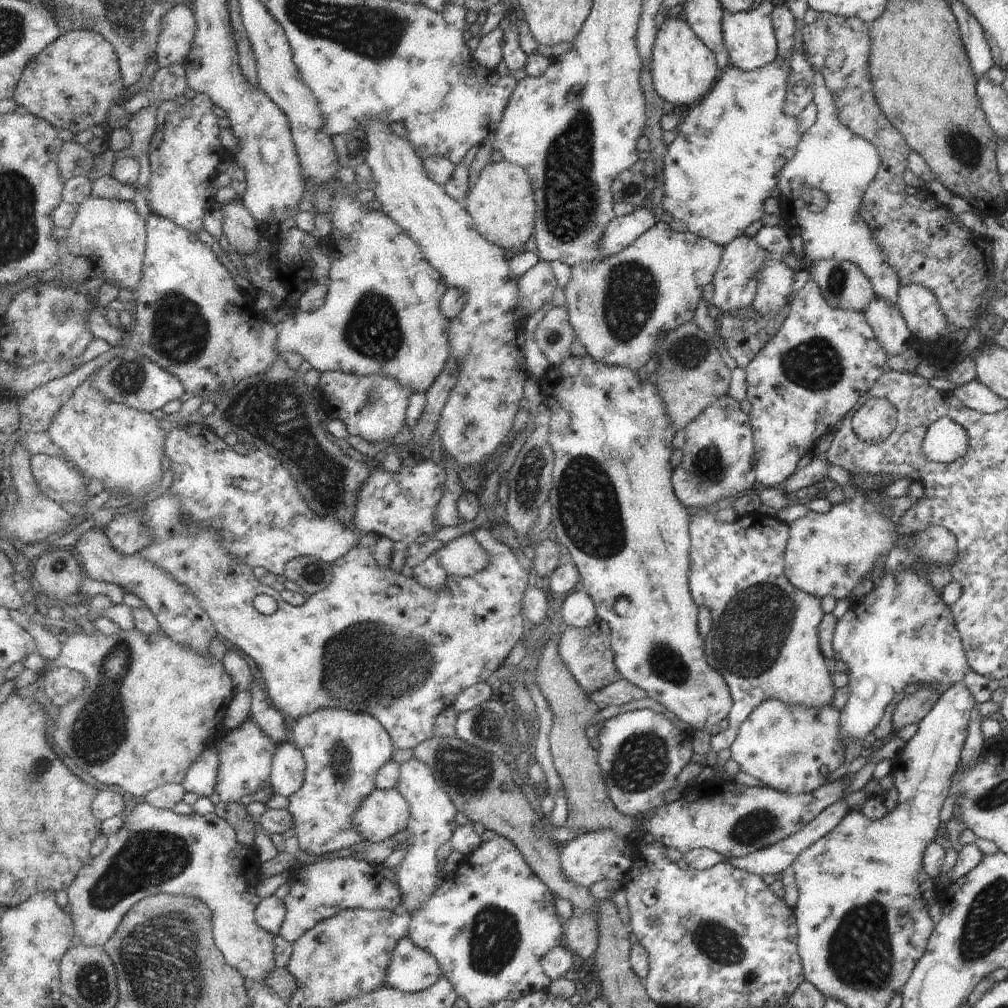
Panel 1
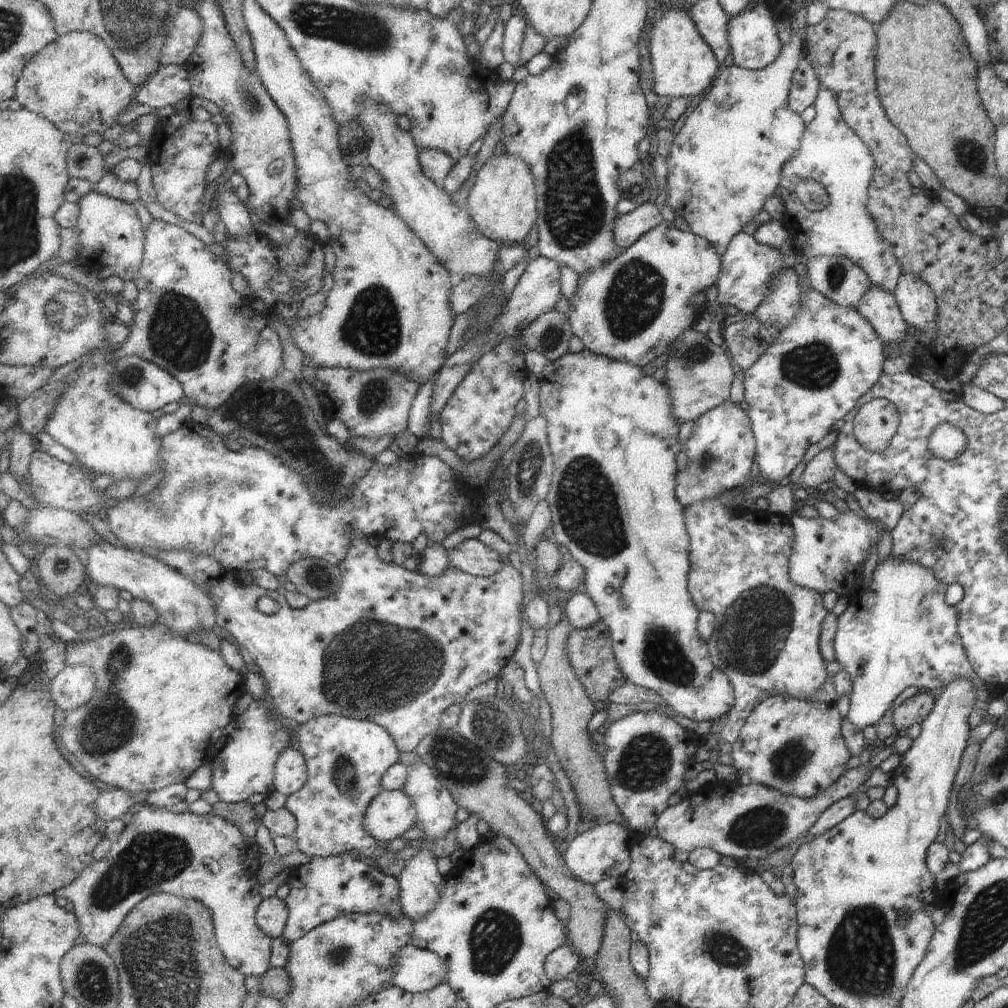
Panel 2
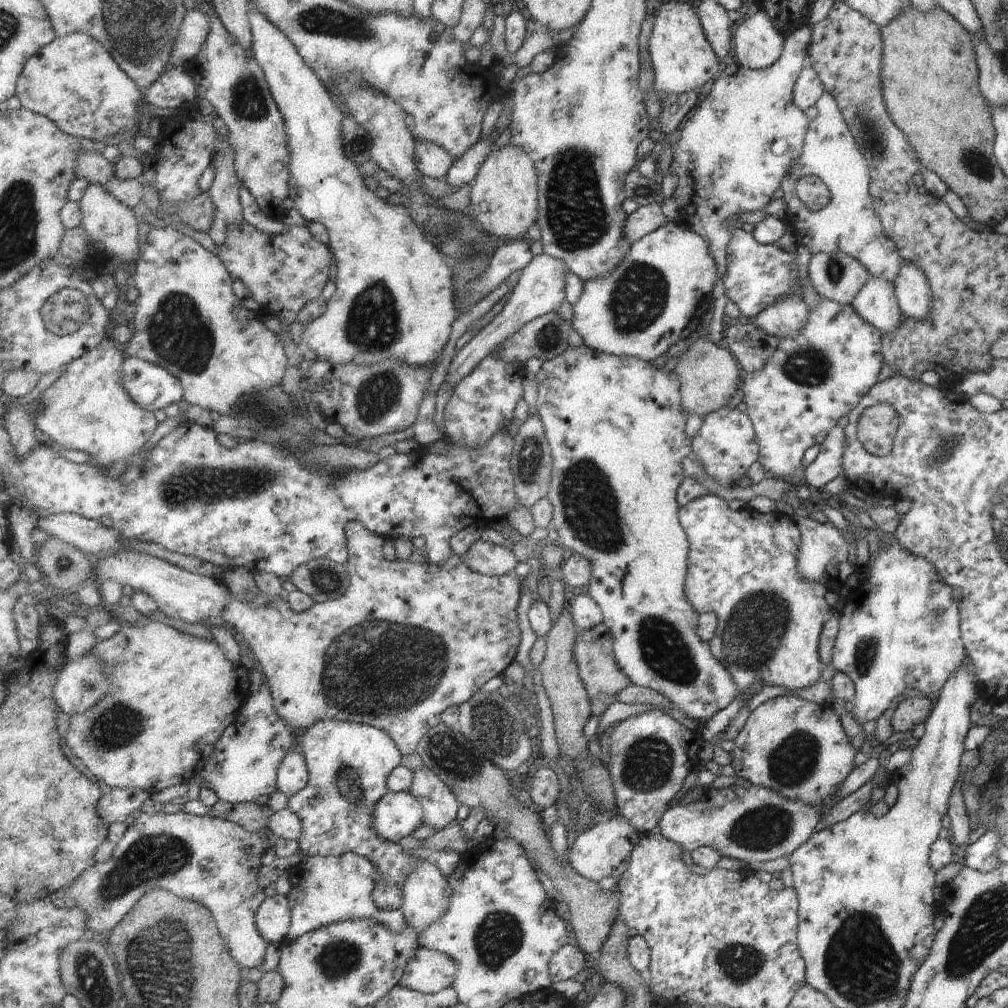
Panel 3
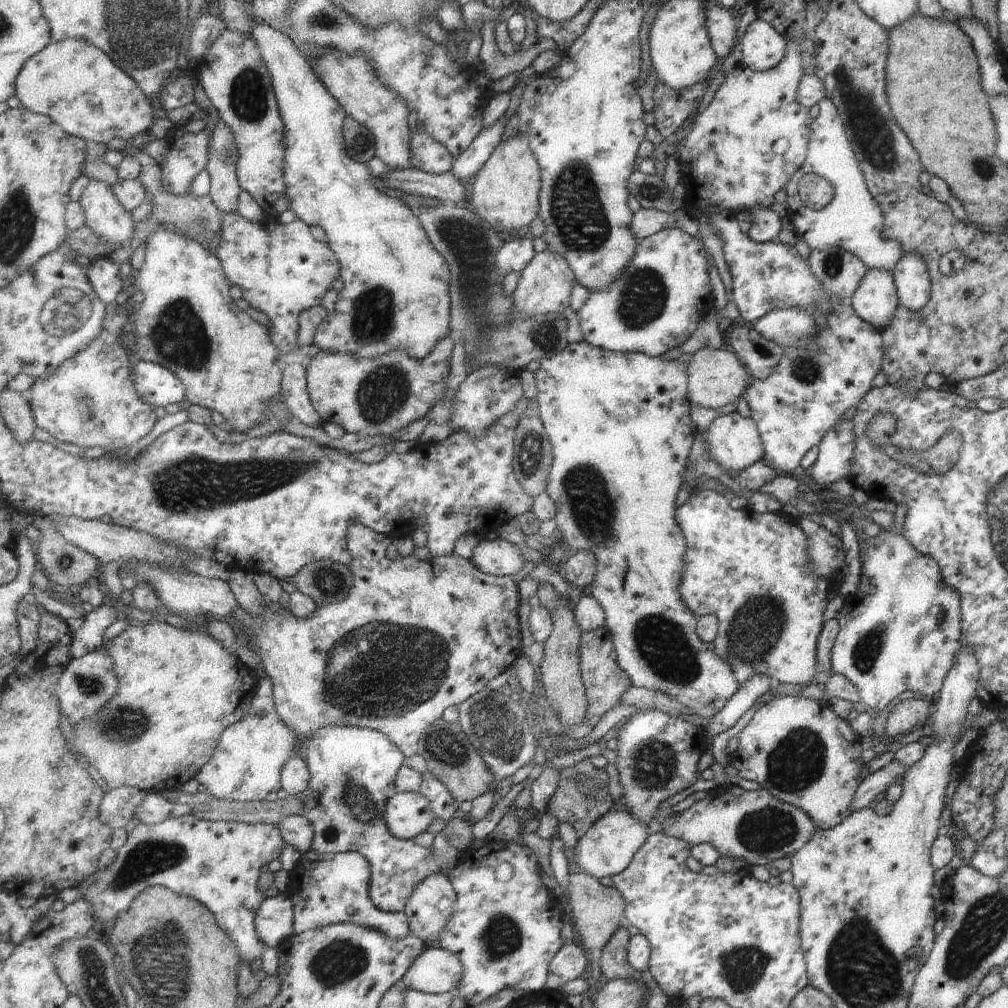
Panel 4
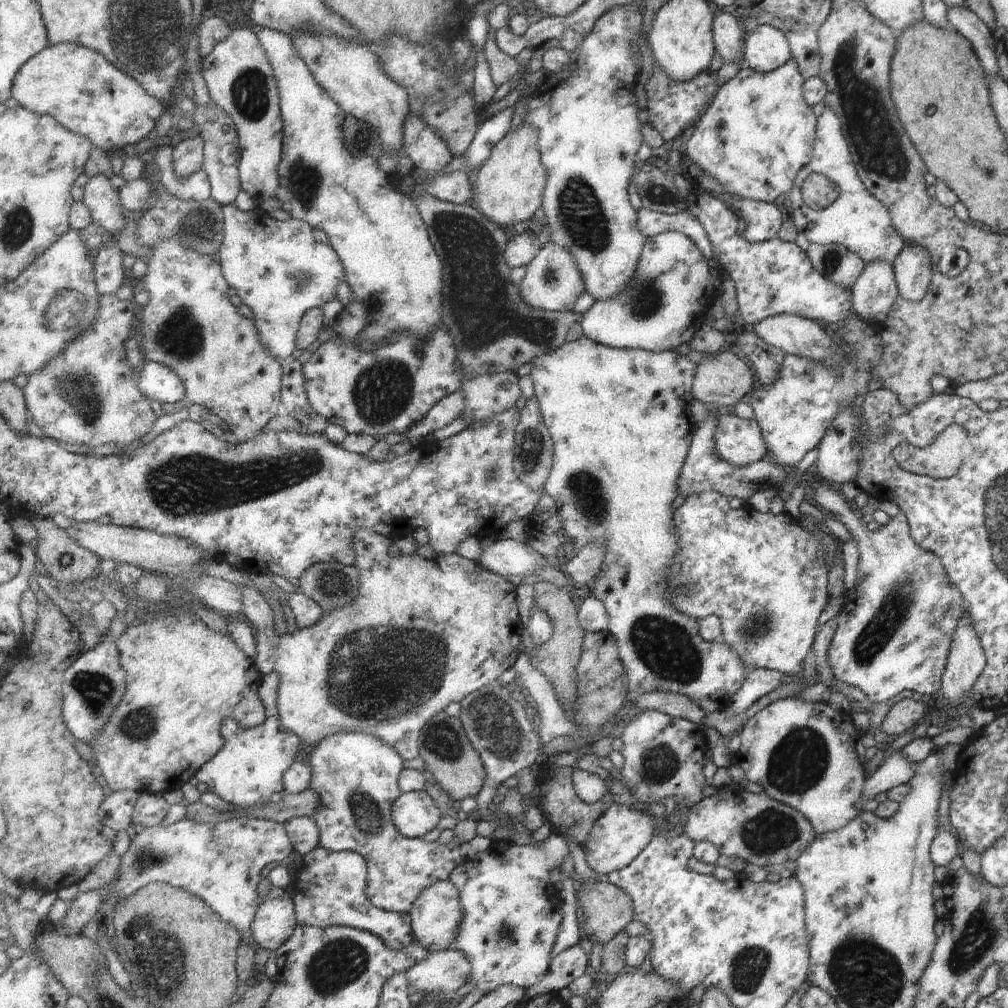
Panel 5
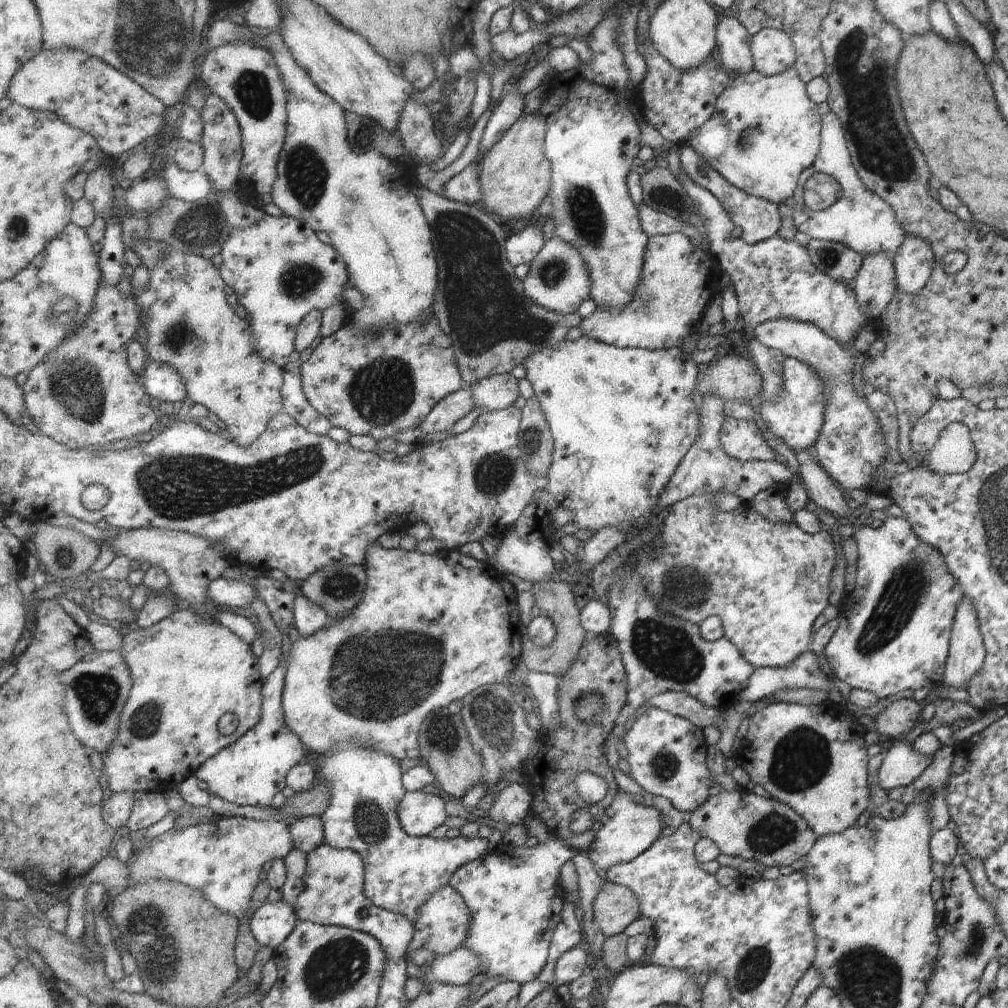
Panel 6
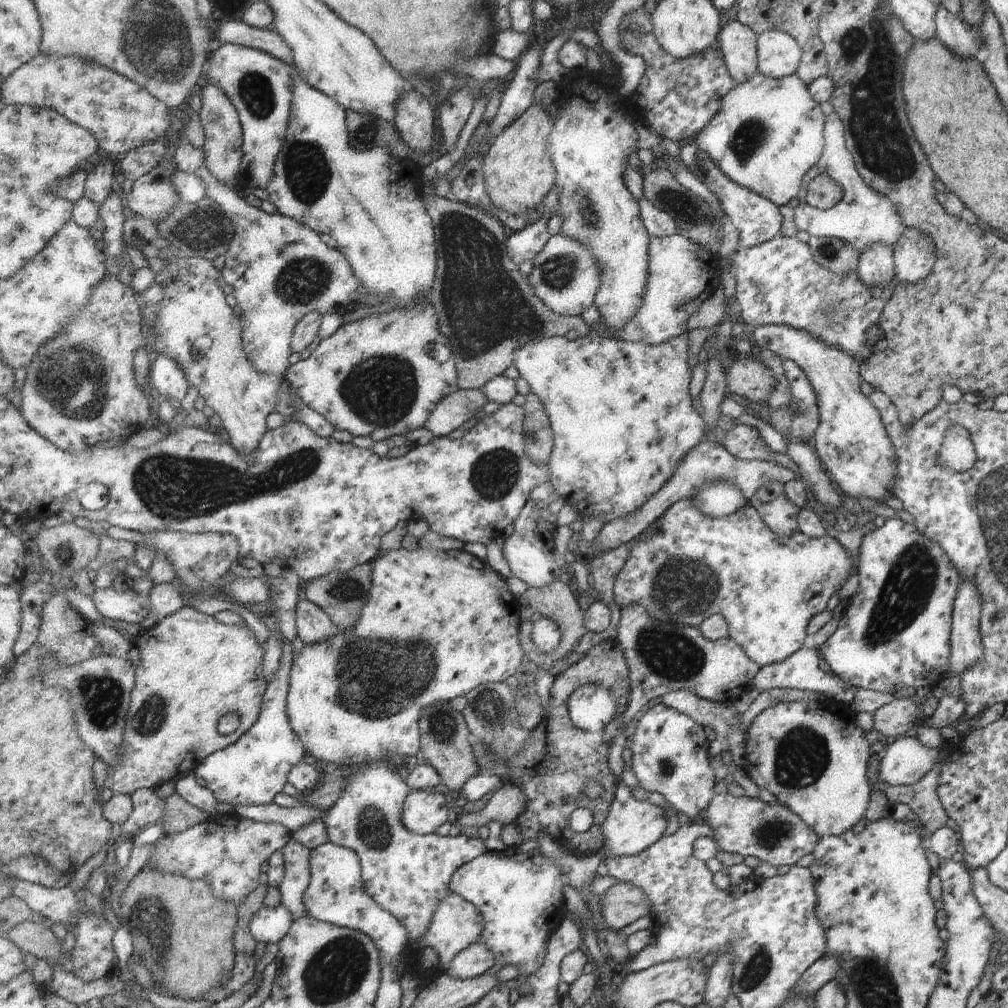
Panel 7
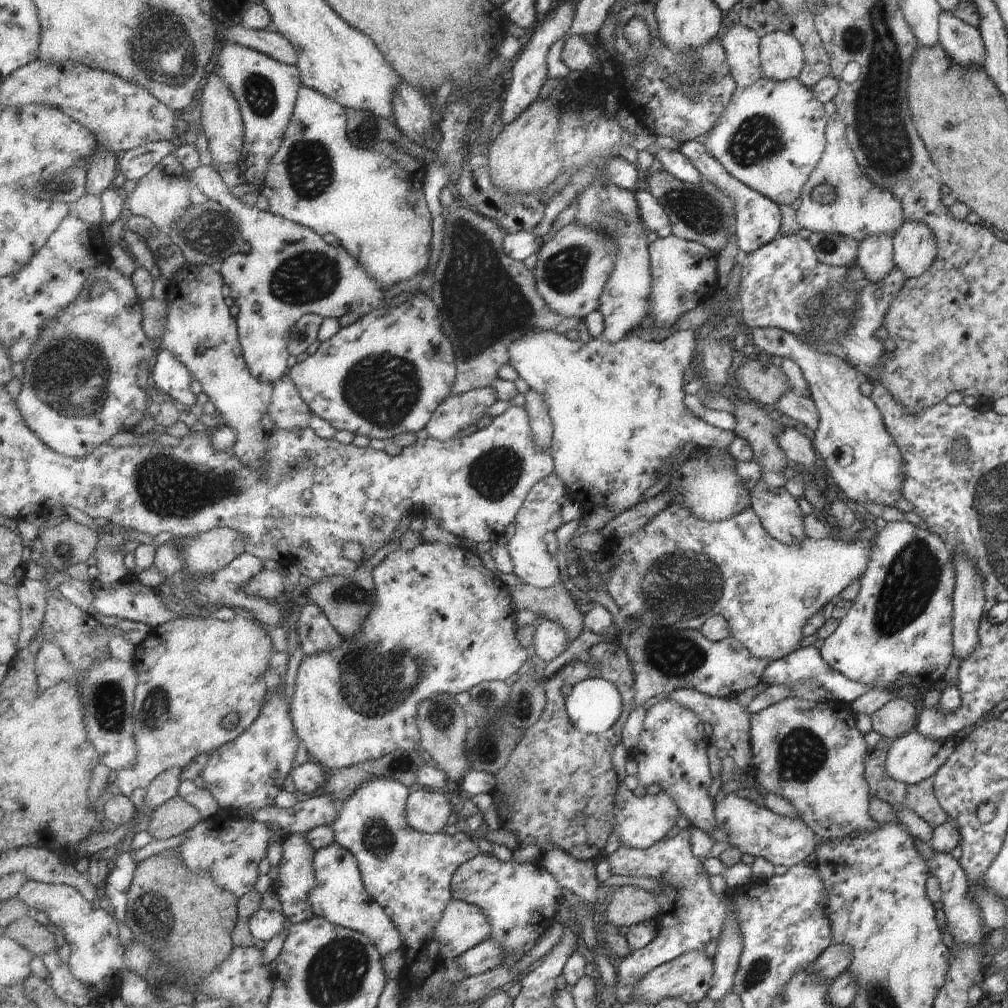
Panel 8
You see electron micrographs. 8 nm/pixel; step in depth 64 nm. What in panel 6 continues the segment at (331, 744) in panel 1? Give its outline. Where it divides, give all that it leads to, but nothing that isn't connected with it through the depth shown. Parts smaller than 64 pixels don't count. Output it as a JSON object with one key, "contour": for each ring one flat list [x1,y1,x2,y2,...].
{"contour":[[347,739,343,743,335,743,330,751,319,756,317,764,320,767,319,780,326,781,331,792,329,809,320,817,324,827,324,845,335,849,350,849,362,857,366,869,364,894,377,907,402,913,415,922,427,900,443,886,449,885,459,868,490,852,489,839,466,839,463,836,454,839,413,837,402,828,398,807,408,791,402,784,404,772,401,760,394,755,380,752,362,739]]}

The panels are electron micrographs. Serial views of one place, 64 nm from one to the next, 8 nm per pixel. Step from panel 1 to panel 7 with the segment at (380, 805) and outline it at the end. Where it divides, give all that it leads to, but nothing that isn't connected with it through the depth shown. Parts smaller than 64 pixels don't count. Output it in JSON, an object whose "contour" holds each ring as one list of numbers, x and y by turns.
{"contour":[[413,790,403,806,402,822,411,833,431,835,447,821,451,821,451,804,443,794]]}

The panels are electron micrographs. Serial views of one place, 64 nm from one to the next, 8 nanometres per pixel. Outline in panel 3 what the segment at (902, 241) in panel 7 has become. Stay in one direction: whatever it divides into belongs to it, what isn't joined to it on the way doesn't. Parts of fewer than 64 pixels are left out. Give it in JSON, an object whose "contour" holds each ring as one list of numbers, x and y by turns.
{"contour":[[902,261,892,286,900,314,914,324,930,320,930,287,927,278,915,264]]}

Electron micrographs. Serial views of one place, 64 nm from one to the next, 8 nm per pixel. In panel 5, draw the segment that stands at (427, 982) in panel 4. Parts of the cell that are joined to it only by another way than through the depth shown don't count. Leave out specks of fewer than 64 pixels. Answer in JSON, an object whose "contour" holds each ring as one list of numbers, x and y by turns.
{"contour":[[452,948,430,951,427,959,415,964,406,973,406,978,414,991,451,996,465,986,471,970,469,957]]}

